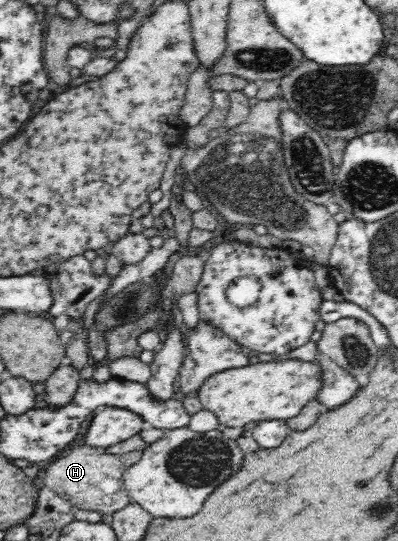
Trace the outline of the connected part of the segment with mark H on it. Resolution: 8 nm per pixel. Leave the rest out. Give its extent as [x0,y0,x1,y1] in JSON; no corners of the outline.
[44,444,131,515]

